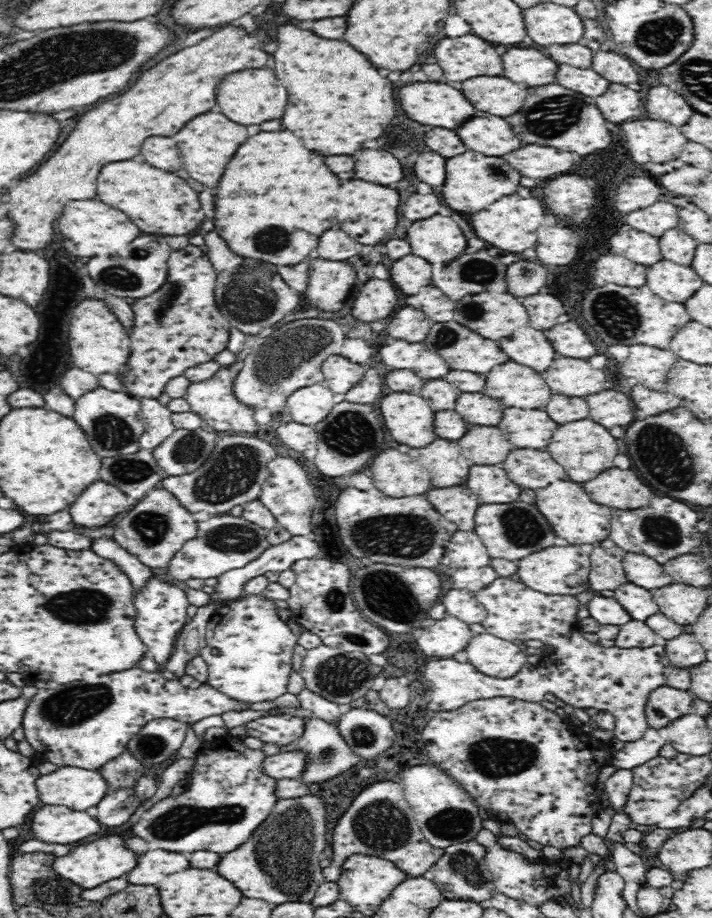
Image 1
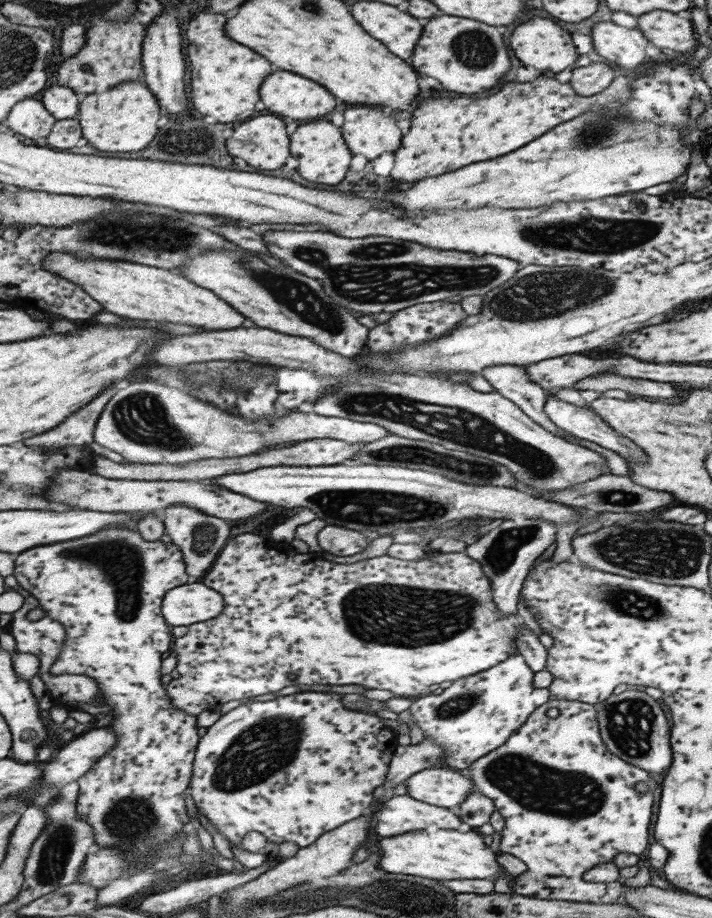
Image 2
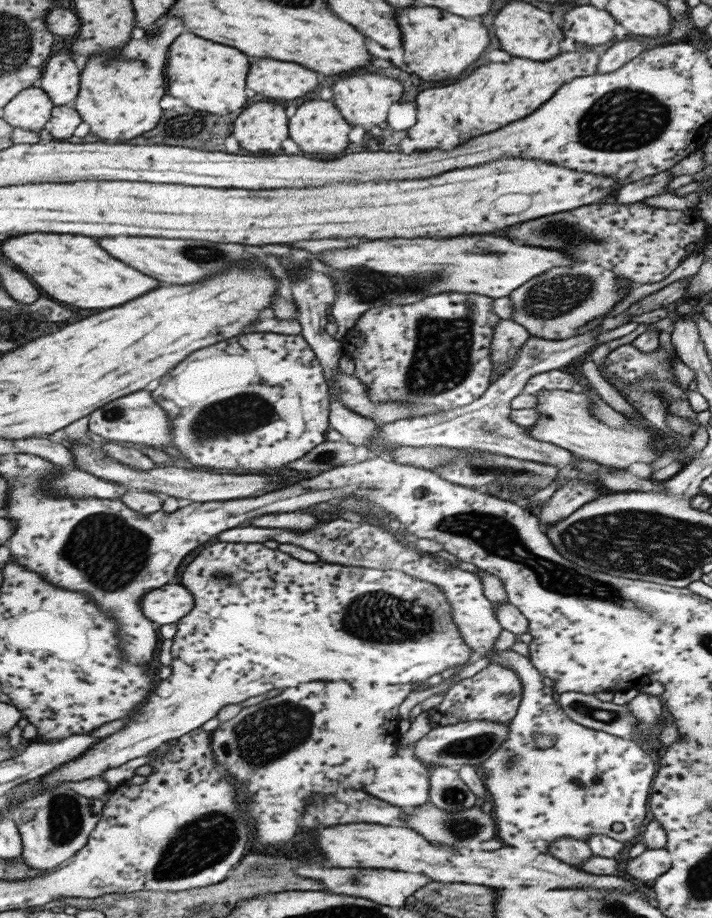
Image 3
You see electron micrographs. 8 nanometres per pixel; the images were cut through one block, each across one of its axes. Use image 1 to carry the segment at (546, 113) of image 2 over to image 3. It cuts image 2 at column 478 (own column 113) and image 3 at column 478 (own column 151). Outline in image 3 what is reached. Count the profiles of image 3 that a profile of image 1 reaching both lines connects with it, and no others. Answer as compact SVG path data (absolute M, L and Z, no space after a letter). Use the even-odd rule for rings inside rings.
M579 49L559 52L545 62L515 56L509 62L479 66L469 76L452 84L419 91L414 100L415 124L406 130L406 138L412 140L410 146L417 152L455 148L471 138L529 116L565 82L595 73L598 58L591 50Z

